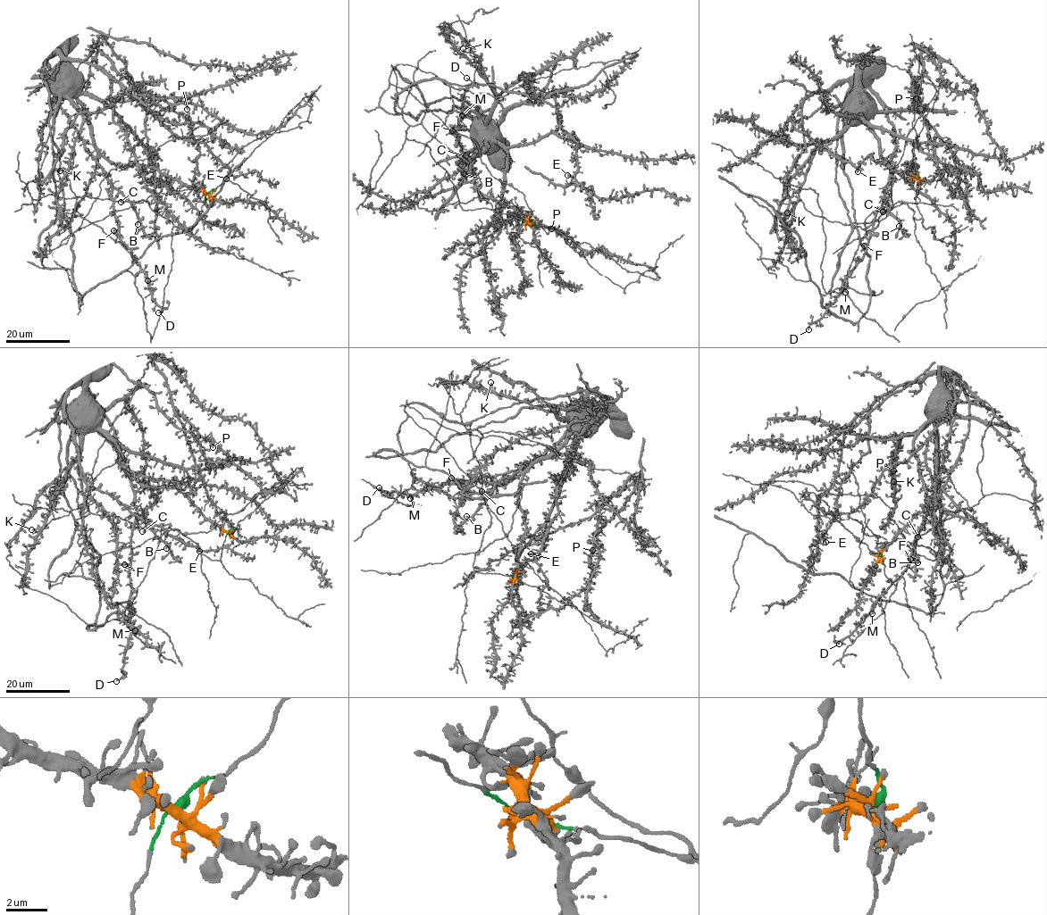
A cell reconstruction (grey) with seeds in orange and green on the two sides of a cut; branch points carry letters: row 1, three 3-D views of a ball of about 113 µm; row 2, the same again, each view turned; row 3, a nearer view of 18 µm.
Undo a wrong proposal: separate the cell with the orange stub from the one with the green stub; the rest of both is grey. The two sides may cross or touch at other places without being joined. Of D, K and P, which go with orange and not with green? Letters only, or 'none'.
K

